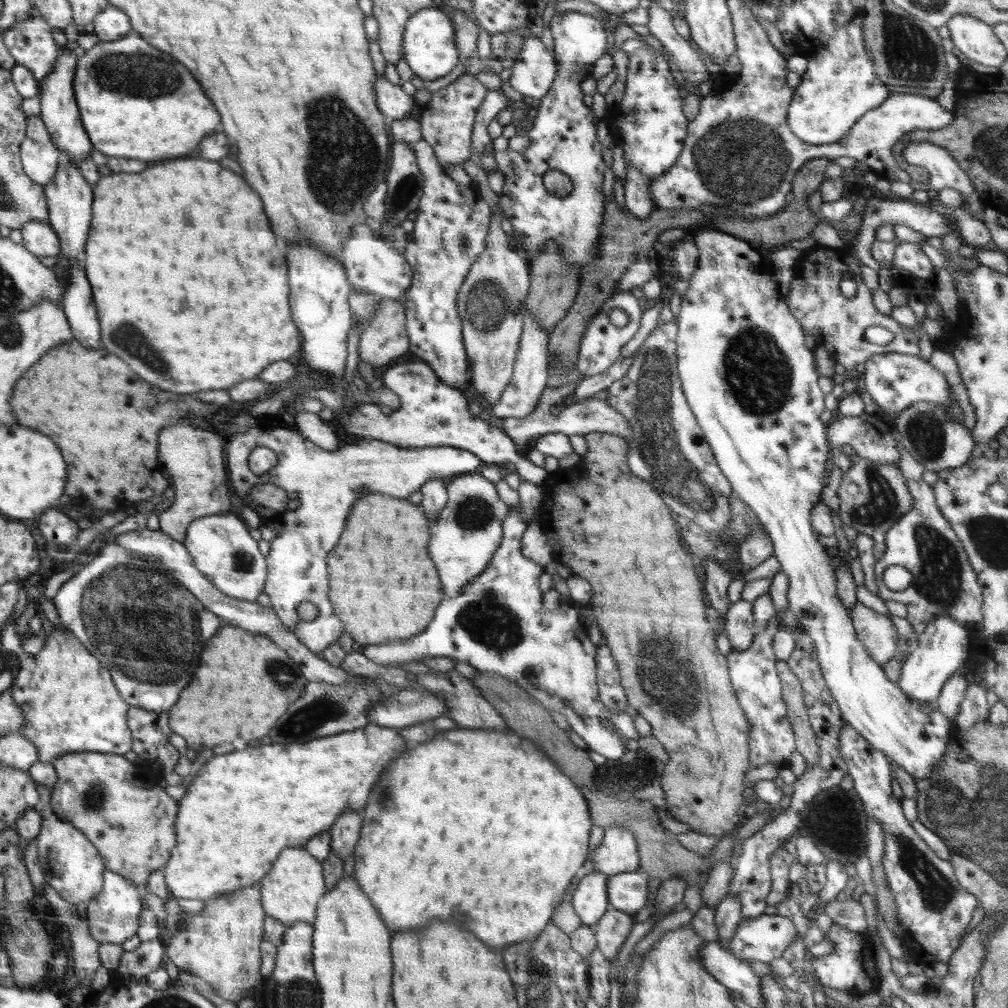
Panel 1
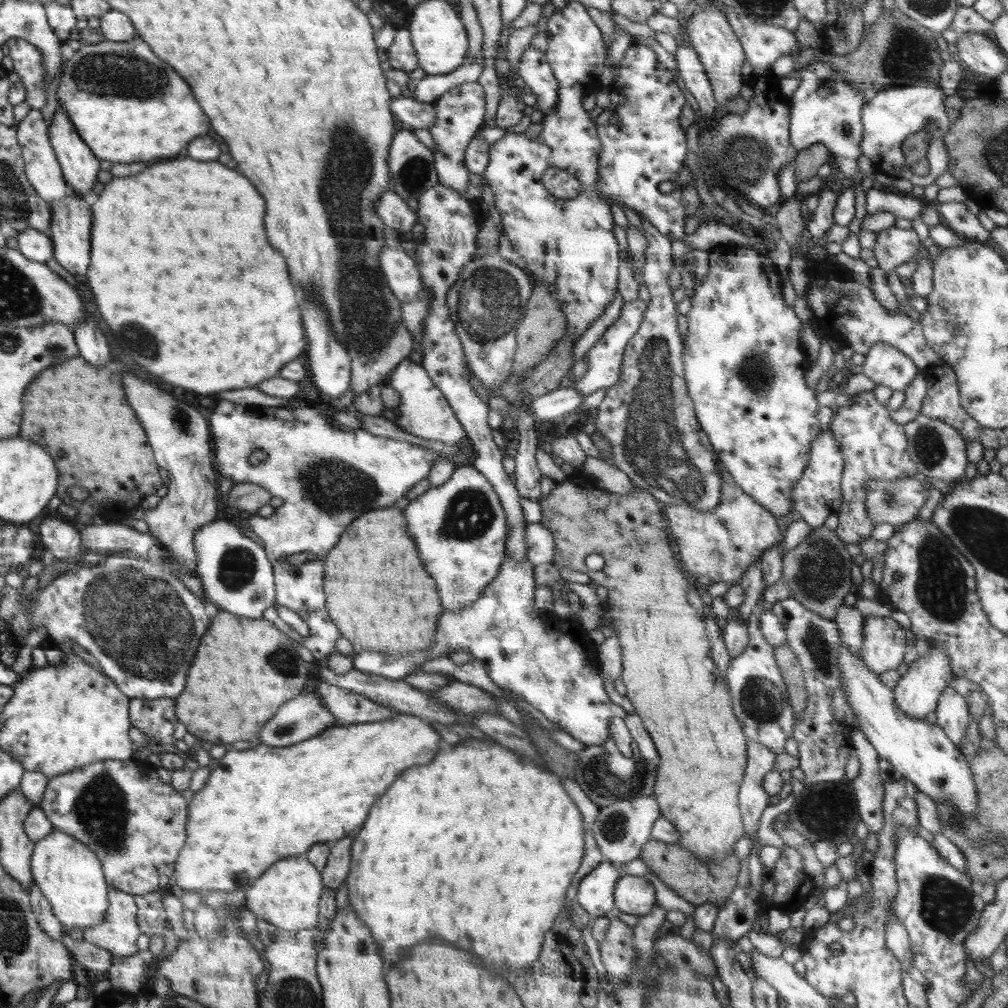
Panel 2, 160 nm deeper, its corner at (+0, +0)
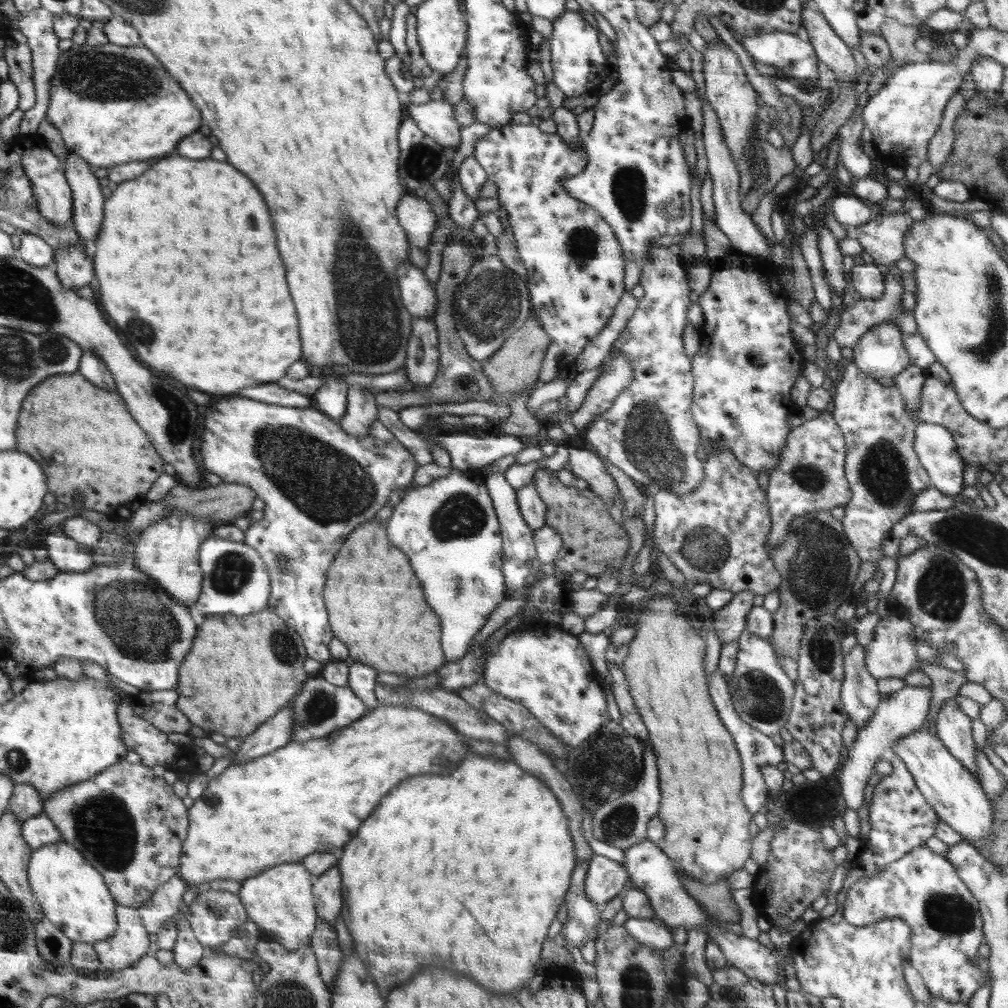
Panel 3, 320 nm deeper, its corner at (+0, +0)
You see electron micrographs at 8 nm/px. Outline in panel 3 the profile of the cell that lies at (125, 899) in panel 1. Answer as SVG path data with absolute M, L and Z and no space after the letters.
M120 905L115 914L119 923L115 934L92 944L101 968L112 973L131 968L150 948L149 932L138 918L138 909Z

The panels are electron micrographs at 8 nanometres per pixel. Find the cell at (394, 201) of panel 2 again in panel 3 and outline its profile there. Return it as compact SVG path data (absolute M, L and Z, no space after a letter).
M415 194L404 196L397 206L396 214L411 245L424 250L431 244L431 236L438 220L424 197Z

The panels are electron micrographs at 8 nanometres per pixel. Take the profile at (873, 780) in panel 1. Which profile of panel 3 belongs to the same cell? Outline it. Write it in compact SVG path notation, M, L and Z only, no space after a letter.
M926 845L914 848L907 856L890 864L880 875L861 880L848 890L843 918L849 927L863 927L894 917L904 920L911 928L909 960L932 997L941 1002L968 1003L972 995L985 985L985 974L974 959L978 955L981 942L984 941L979 905L946 857L935 854Z

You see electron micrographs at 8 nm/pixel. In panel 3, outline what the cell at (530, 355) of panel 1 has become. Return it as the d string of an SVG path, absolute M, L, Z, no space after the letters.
M533 482L516 492L516 501L524 522L534 531L545 526L547 505Z

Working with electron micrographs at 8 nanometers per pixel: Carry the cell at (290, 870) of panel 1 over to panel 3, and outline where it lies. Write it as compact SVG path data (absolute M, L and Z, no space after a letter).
M285 863L244 880L238 896L248 919L264 930L268 935L266 938L279 941L288 949L299 949L310 944L311 936L320 922L312 890L306 866L301 863Z

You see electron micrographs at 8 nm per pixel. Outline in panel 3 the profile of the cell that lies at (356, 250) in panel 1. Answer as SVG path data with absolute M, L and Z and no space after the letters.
M408 260L397 267L399 289L403 304L413 318L432 318L437 312L438 297L434 283L427 279L423 269L416 268Z

